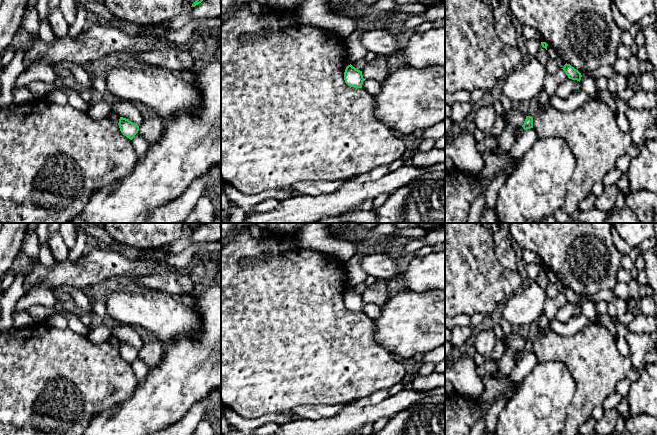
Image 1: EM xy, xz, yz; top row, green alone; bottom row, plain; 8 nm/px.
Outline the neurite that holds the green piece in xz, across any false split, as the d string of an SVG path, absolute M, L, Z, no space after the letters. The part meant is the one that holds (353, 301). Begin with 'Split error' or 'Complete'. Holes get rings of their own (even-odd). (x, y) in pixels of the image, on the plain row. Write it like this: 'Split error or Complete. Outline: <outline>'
Complete. Outline: M350 288L345 293L344 304L345 307L350 311L362 312L362 308L364 305L362 295L356 293Z

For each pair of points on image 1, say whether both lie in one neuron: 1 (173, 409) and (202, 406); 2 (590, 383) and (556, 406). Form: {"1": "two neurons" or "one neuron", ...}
{"1": "two neurons", "2": "two neurons"}

